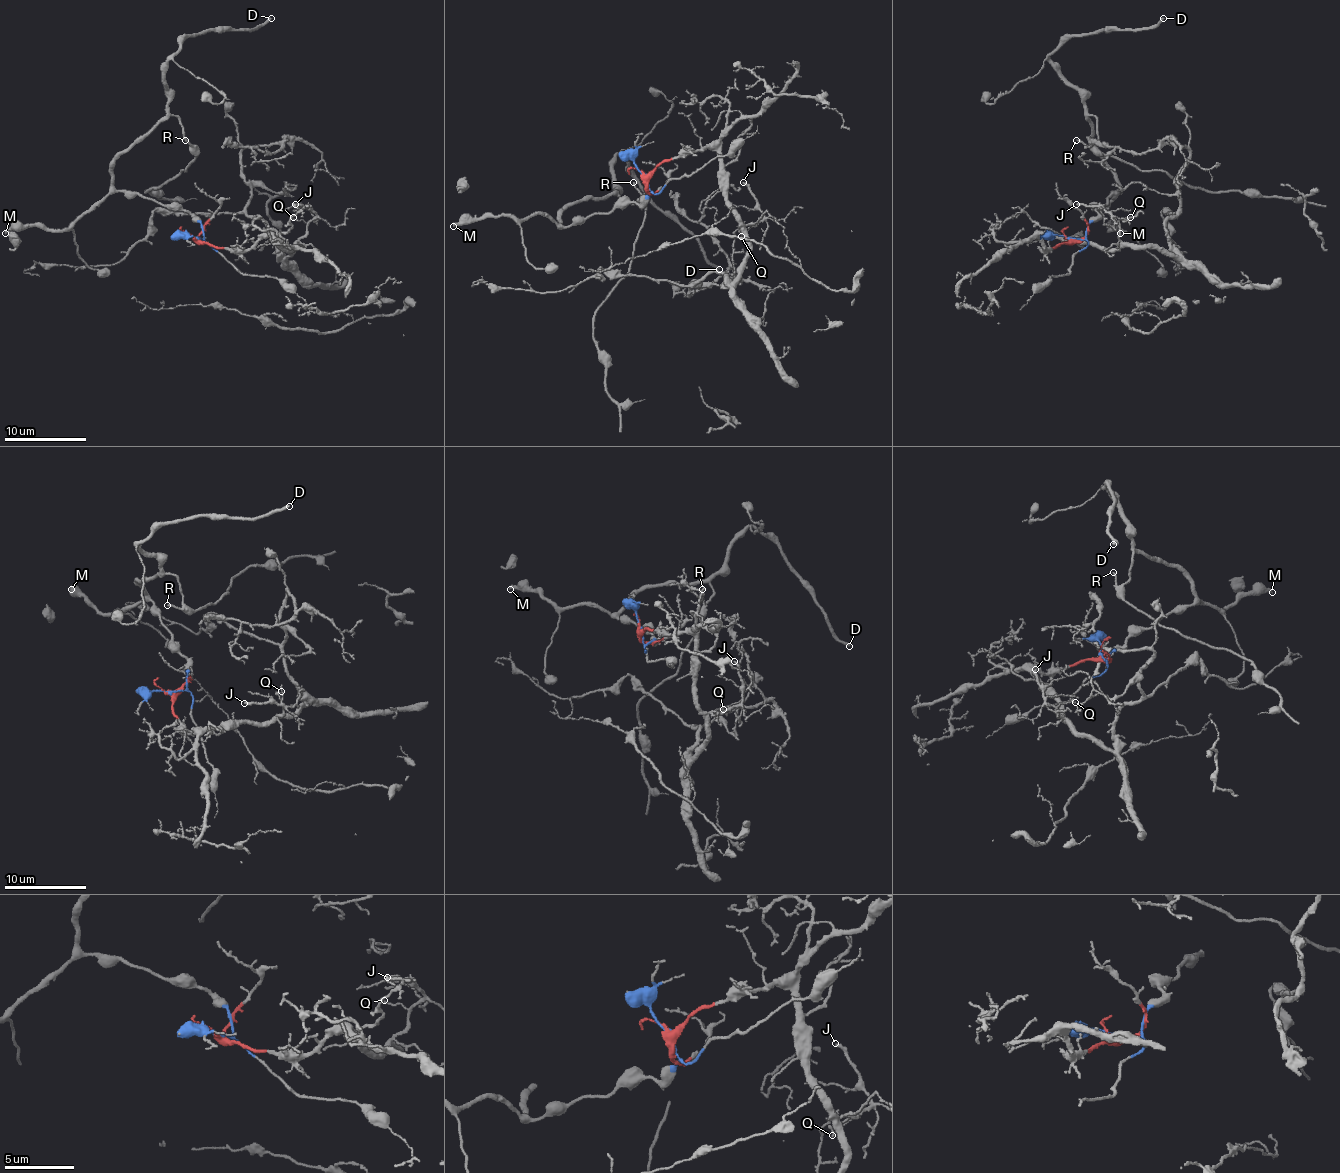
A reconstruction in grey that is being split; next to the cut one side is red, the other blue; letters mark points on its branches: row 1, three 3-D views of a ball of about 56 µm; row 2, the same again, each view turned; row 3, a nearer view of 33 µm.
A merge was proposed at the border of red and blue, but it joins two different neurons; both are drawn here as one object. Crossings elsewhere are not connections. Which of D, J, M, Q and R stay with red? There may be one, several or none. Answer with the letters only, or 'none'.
J, Q

